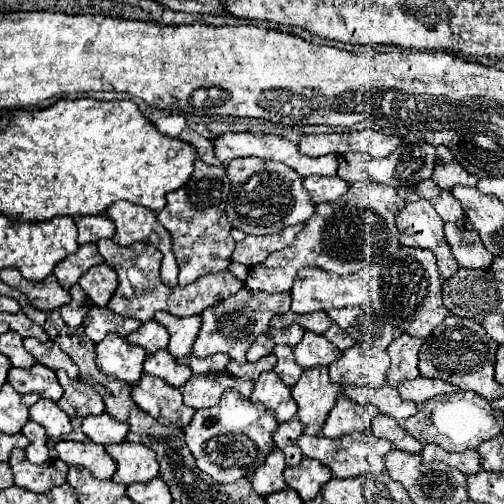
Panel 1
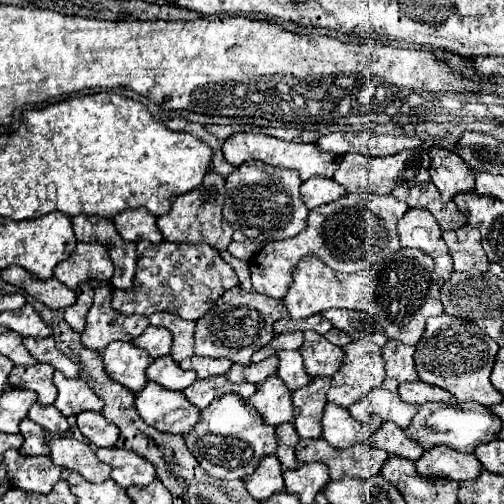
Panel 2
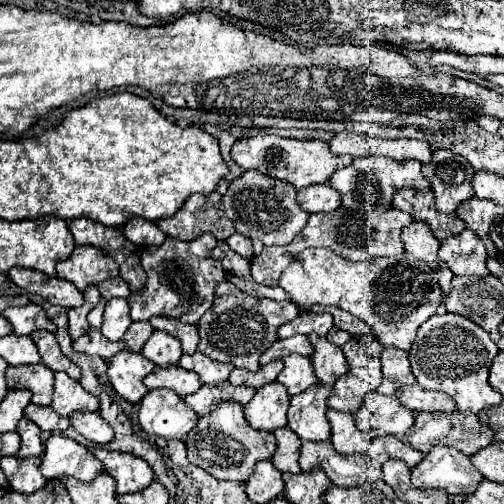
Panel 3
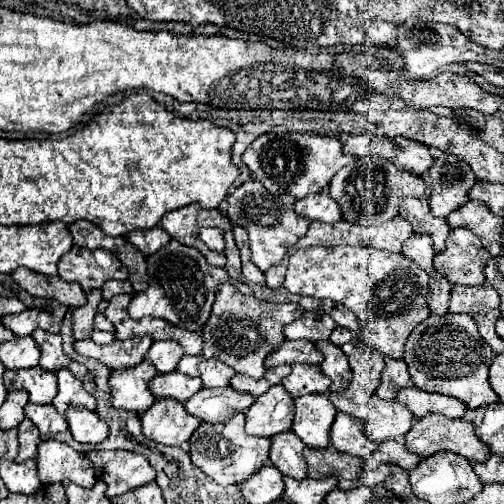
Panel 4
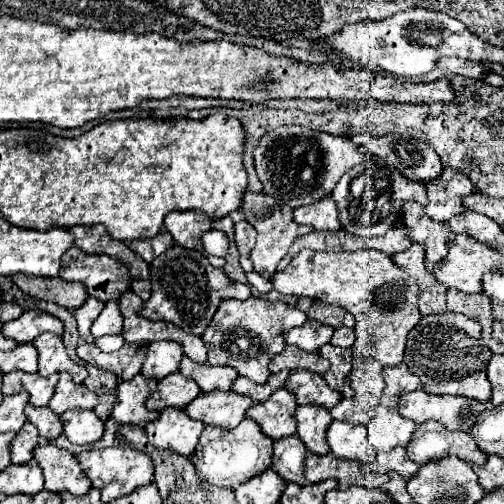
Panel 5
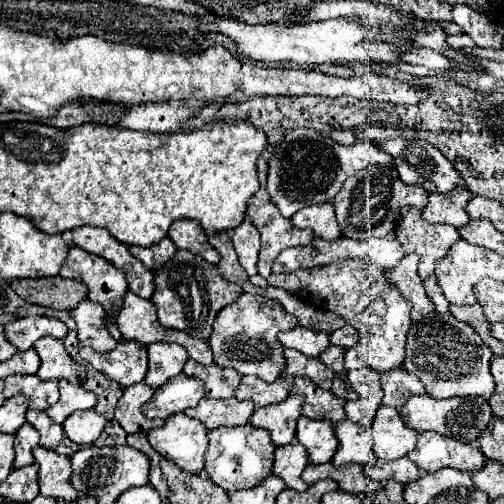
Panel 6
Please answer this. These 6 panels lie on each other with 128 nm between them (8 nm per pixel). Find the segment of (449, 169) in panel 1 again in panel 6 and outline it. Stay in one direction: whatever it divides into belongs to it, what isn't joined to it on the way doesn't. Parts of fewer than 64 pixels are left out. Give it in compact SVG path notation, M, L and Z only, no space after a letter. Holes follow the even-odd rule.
M464 186L446 194L440 194L440 192L430 194L428 206L422 210L422 216L428 222L442 222L454 228L466 226L470 222L470 216L464 212L468 200L470 200L470 192Z

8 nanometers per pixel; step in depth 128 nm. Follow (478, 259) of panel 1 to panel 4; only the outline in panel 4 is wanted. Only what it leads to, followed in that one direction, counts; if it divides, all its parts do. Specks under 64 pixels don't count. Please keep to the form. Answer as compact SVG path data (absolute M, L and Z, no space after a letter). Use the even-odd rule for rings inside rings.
M454 228L446 240L446 250L434 256L434 268L452 284L478 286L486 280L484 266L488 260L490 254L472 230Z

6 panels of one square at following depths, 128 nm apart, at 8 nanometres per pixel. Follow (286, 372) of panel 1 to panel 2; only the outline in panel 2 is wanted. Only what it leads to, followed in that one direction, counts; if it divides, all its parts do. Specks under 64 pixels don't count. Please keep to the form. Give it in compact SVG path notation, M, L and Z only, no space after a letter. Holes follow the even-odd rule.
M280 350L276 356L280 358L278 376L284 380L288 390L294 392L294 390L298 390L310 382L310 376L304 370L302 356L298 350Z

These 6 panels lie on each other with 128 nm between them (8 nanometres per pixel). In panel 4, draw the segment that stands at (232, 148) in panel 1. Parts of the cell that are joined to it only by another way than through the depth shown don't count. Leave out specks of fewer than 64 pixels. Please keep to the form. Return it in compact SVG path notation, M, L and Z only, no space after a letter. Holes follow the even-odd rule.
M262 134L258 136L242 154L242 162L252 170L252 176L260 180L268 192L292 194L304 198L328 188L332 176L350 164L352 156L342 152L342 142L328 136L308 136L308 134Z

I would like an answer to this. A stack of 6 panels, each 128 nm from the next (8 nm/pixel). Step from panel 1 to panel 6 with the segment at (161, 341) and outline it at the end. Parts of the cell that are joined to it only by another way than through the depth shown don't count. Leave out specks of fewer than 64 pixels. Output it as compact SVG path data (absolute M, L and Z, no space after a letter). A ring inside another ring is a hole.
M148 344L148 374L144 382L152 388L162 386L168 378L182 372L184 364L188 360L186 350L180 344Z

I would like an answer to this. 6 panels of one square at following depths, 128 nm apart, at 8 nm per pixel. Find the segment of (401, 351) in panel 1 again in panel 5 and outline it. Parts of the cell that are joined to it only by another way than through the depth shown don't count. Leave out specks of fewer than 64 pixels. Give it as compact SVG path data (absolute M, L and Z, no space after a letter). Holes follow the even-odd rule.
M404 362L398 364L398 366L384 368L382 370L382 376L384 376L386 388L382 392L380 404L390 406L390 408L396 408L398 406L398 400L400 400L402 394L420 388L420 380L416 376L412 376L412 372L406 368Z

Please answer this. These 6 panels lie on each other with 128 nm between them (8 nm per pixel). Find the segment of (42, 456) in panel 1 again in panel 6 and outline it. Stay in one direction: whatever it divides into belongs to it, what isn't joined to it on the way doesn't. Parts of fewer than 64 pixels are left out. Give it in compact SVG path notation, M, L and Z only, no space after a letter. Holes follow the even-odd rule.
M24 424L18 432L16 432L16 442L14 442L14 450L16 450L16 458L14 458L14 468L22 468L34 462L32 456L32 448L38 446L38 432L36 428L32 428L32 424Z

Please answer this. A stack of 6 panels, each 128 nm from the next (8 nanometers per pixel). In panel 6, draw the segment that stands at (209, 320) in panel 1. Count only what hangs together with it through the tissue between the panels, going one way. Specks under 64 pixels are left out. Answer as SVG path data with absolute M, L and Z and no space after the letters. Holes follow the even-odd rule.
M242 294L236 302L224 306L216 320L208 346L214 354L214 364L222 368L234 368L240 374L254 374L266 382L274 382L284 368L284 346L278 340L278 332L292 330L298 324L296 316L284 312L282 304L264 296Z

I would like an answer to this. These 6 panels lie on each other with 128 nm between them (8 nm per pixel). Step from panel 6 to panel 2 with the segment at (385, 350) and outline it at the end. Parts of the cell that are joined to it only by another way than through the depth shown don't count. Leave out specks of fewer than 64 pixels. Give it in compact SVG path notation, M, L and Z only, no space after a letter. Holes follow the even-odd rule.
M414 248L396 252L388 260L388 266L370 266L356 274L340 274L328 268L320 258L304 256L294 270L294 282L284 298L284 304L290 318L308 318L330 308L362 310L378 318L390 340L416 344L424 334L426 320L444 312L438 292L440 278L432 270L432 258Z

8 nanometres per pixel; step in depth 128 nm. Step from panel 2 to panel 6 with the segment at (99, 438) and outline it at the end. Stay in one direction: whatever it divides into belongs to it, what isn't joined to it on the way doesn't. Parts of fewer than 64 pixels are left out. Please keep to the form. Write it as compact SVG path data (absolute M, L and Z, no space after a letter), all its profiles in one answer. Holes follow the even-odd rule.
M80 410L80 412L72 412L66 420L64 420L64 432L66 436L76 442L76 444L92 444L104 430L104 416L96 414L94 410Z

